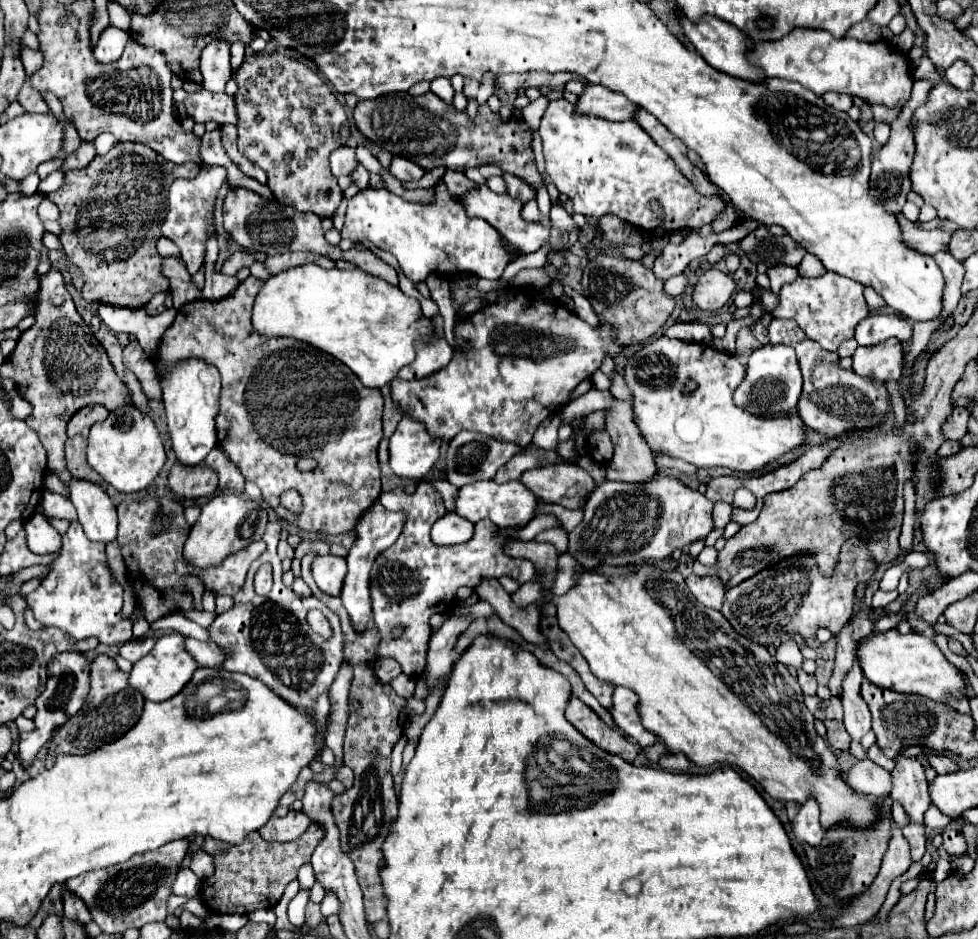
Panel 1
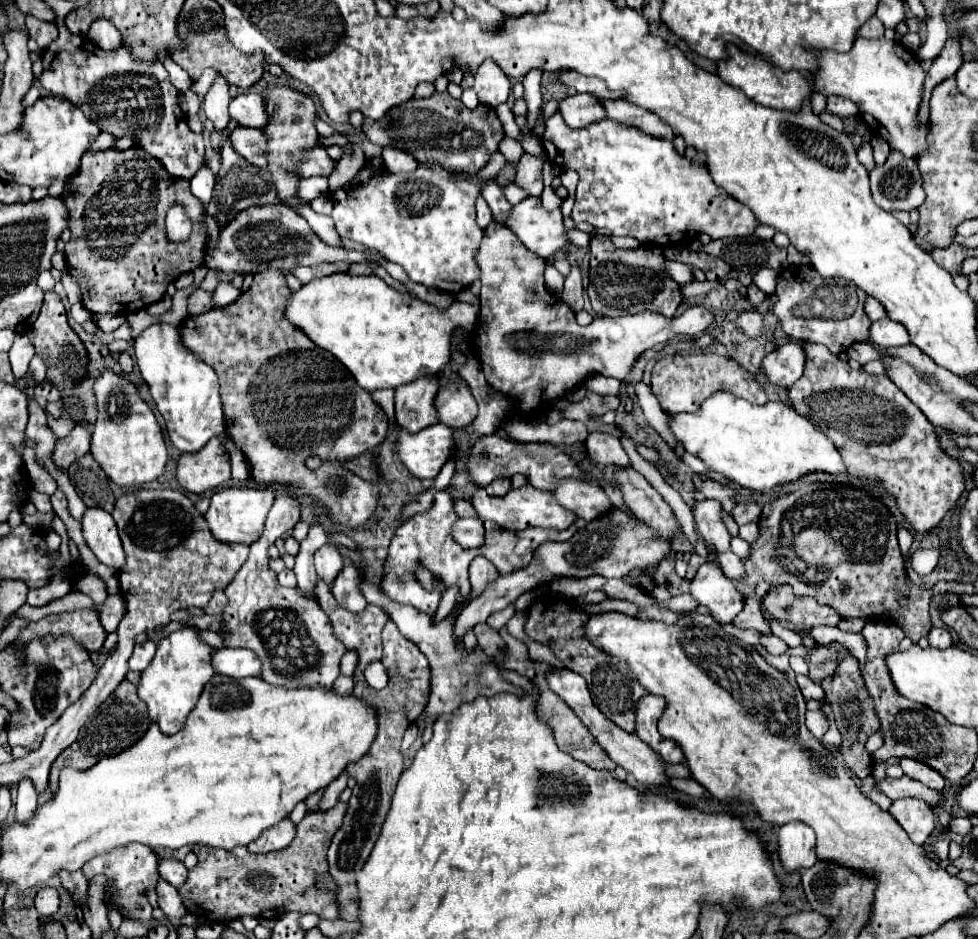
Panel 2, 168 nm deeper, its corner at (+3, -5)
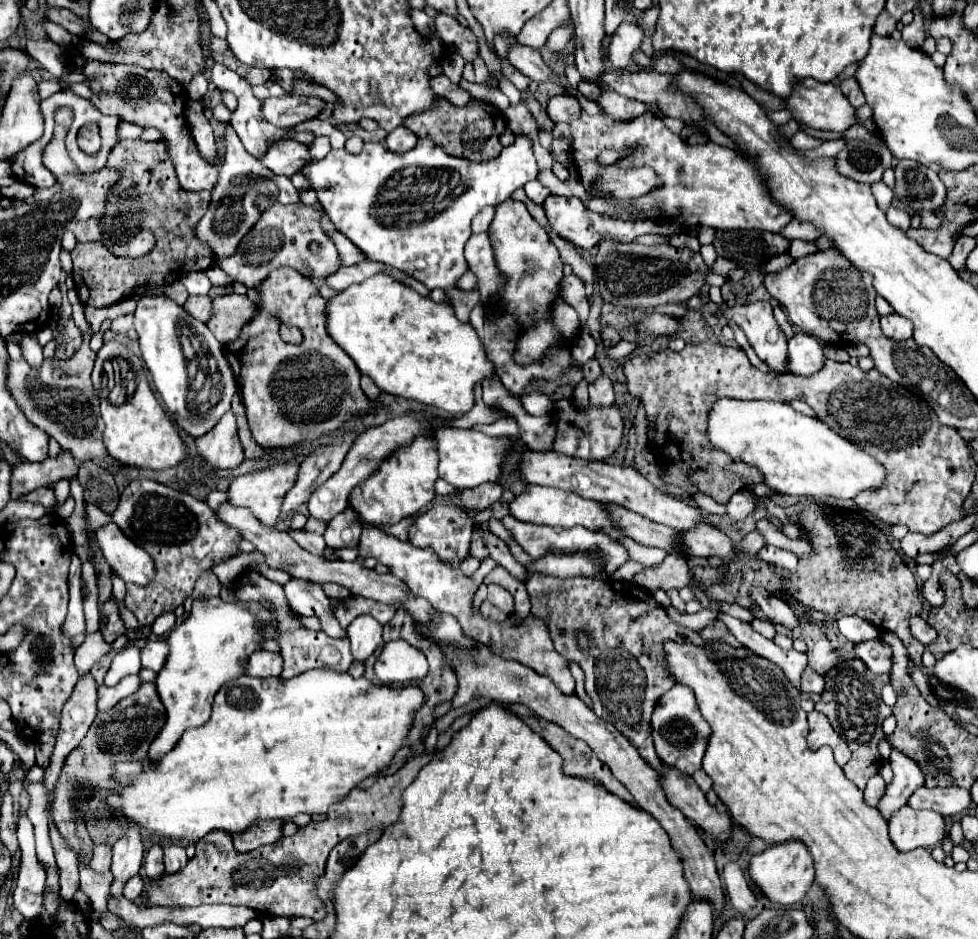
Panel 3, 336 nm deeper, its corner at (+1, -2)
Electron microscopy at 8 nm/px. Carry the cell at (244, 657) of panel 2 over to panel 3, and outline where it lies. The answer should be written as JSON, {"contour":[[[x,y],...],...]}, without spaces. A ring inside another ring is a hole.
{"contour":[[[268,650],[254,652],[246,664],[246,674],[260,676],[260,678],[280,676],[282,674],[282,656],[268,652]]]}

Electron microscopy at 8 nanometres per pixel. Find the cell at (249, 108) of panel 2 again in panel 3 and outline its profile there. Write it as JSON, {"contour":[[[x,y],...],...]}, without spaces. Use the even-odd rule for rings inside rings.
{"contour":[[[282,96],[282,98],[266,98],[262,104],[262,112],[266,120],[278,128],[294,128],[300,122],[318,118],[326,108],[326,102],[318,96]]]}

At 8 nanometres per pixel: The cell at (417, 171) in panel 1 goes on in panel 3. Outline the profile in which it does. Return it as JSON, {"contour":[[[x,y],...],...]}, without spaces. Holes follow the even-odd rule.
{"contour":[[[398,126],[396,130],[392,130],[392,132],[388,134],[388,138],[386,138],[388,148],[390,148],[392,152],[398,152],[398,154],[408,152],[410,148],[414,148],[416,140],[418,140],[418,138],[414,136],[414,132],[410,132],[408,128],[402,128],[402,126]]]}

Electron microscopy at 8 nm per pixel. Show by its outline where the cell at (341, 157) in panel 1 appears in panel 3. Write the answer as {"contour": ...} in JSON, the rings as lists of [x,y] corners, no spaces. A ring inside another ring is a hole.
{"contour":[[[282,140],[278,144],[272,144],[272,148],[266,150],[266,156],[260,156],[260,164],[264,168],[270,168],[274,174],[292,176],[300,172],[304,162],[310,158],[310,152],[306,144],[300,144],[296,140]]]}

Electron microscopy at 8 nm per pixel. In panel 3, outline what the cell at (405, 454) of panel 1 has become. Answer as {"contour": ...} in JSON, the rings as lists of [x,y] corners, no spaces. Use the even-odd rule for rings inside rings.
{"contour":[[[440,428],[434,430],[434,440],[440,456],[440,478],[446,482],[454,484],[458,490],[474,488],[484,482],[500,482],[502,474],[502,462],[504,456],[508,456],[516,444],[516,438],[512,436],[500,436],[500,438],[490,438],[482,432],[476,430],[462,430],[462,428]]]}

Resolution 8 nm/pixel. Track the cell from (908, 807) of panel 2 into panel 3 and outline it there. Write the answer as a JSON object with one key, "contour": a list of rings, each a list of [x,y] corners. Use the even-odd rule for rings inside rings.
{"contour":[[[910,806],[894,812],[888,828],[894,848],[902,852],[910,852],[914,848],[934,848],[946,836],[944,816],[930,810],[912,810]]]}

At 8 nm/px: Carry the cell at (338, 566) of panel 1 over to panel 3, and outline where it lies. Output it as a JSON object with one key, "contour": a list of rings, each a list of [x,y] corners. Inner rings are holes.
{"contour":[[[288,528],[288,534],[292,536],[292,540],[296,540],[300,548],[304,548],[310,554],[324,554],[326,550],[326,542],[320,534],[312,534],[306,530],[294,530],[294,528]]]}

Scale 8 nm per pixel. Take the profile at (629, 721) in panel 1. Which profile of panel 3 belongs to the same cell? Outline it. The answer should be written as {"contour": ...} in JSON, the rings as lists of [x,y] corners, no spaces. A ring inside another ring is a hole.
{"contour":[[[674,684],[666,694],[660,696],[654,714],[652,714],[652,736],[656,744],[656,754],[668,766],[692,776],[702,768],[702,756],[710,740],[710,726],[702,720],[702,714],[696,704],[694,692],[684,684]]]}

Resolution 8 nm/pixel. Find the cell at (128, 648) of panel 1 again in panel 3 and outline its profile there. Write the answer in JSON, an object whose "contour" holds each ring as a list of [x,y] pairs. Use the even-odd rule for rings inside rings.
{"contour":[[[152,638],[142,648],[142,668],[150,668],[150,670],[156,670],[158,672],[158,670],[164,668],[166,656],[168,656],[166,640]]]}

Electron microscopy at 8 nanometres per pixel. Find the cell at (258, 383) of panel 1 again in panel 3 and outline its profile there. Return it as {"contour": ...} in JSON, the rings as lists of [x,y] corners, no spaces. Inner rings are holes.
{"contour":[[[294,268],[274,270],[260,286],[260,306],[256,316],[242,328],[238,340],[226,346],[226,358],[234,370],[236,382],[244,394],[244,406],[254,440],[260,446],[296,446],[300,442],[320,440],[342,428],[352,418],[364,416],[370,410],[370,400],[360,390],[360,370],[354,360],[328,336],[326,332],[326,300],[320,296],[318,286],[296,272]],[[280,324],[300,328],[304,340],[300,344],[288,344],[280,338]]]}

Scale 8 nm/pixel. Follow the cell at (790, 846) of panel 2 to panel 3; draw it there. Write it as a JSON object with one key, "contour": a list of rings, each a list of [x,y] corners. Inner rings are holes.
{"contour":[[[786,842],[786,844],[778,844],[778,846],[770,846],[768,850],[764,850],[762,854],[754,856],[750,860],[750,878],[756,884],[756,888],[774,904],[782,904],[782,906],[790,906],[800,902],[808,888],[814,882],[814,866],[812,866],[812,856],[808,854],[806,846],[802,842]]]}

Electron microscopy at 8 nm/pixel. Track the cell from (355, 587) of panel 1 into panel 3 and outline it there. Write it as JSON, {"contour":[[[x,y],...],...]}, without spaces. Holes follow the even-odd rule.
{"contour":[[[324,584],[322,586],[322,590],[328,594],[328,598],[348,598],[350,596],[350,590],[346,590],[346,588],[342,588],[340,584]]]}

